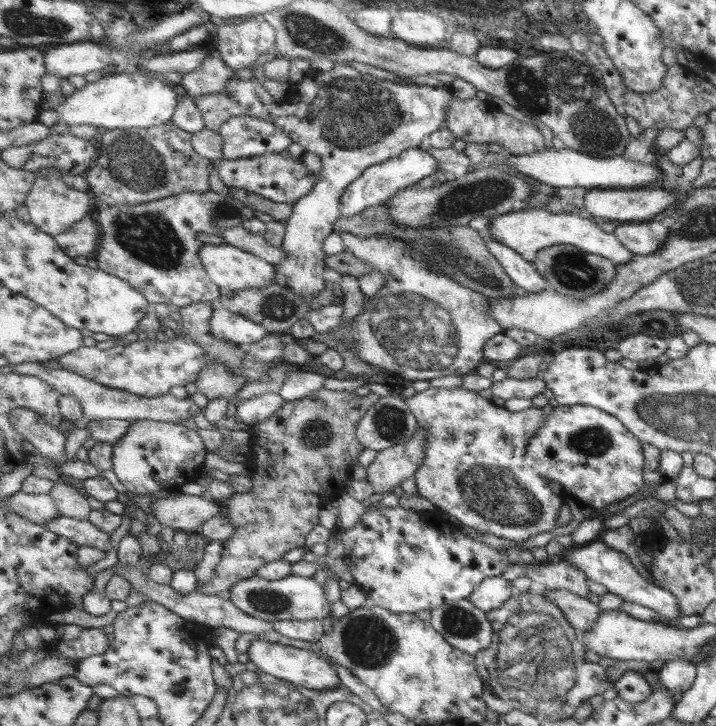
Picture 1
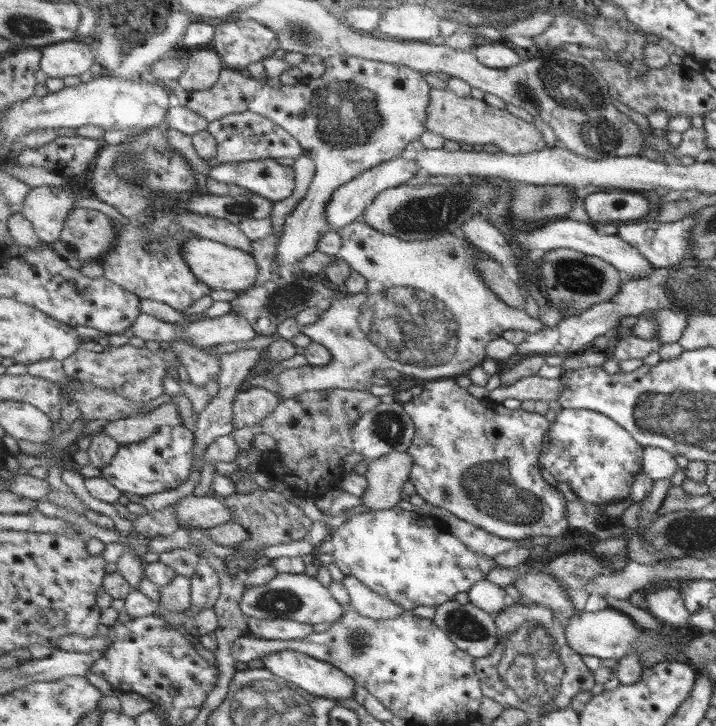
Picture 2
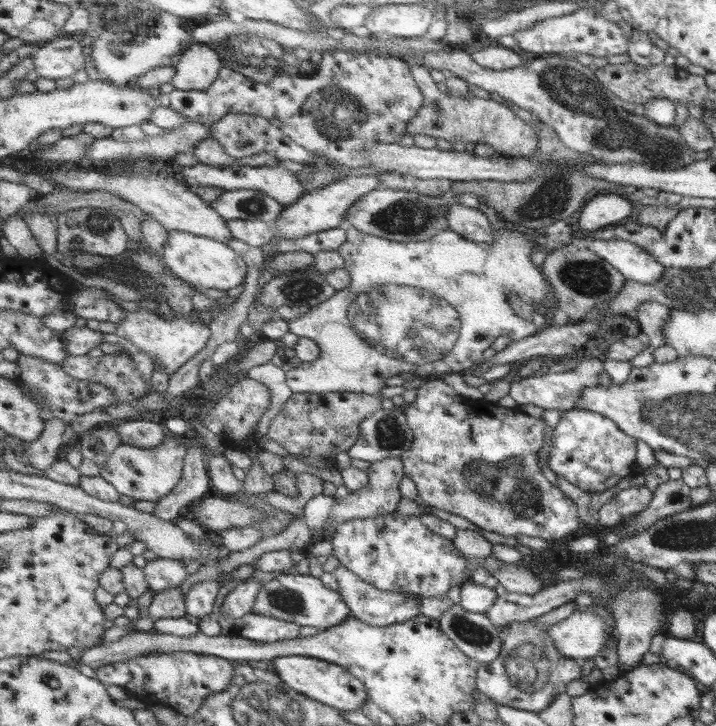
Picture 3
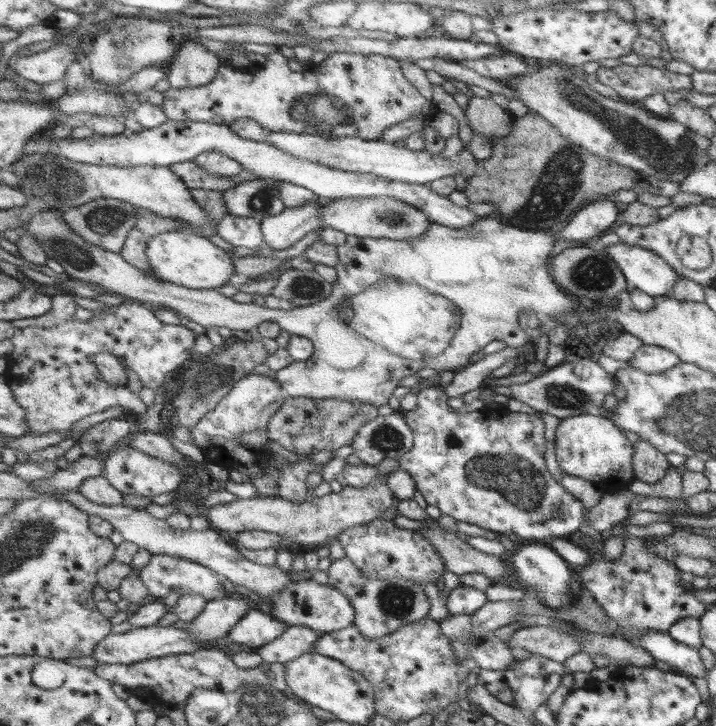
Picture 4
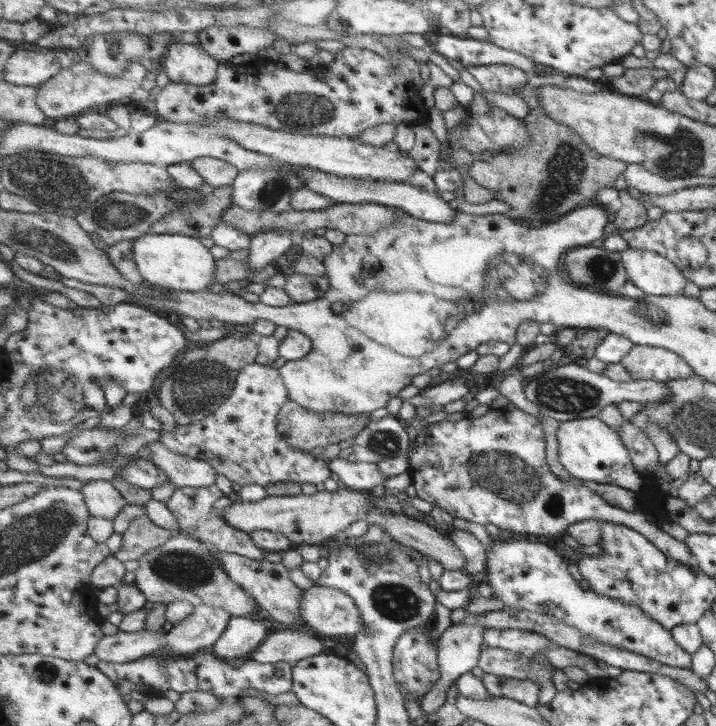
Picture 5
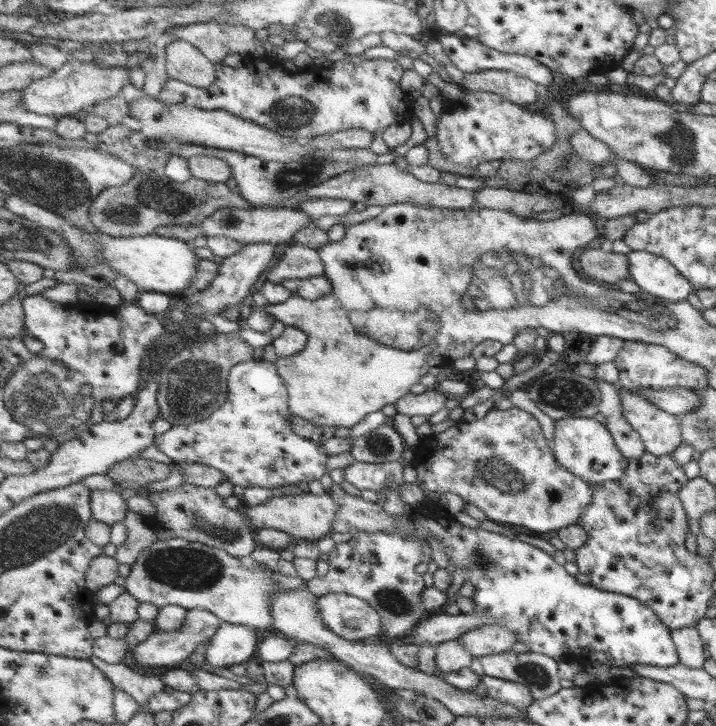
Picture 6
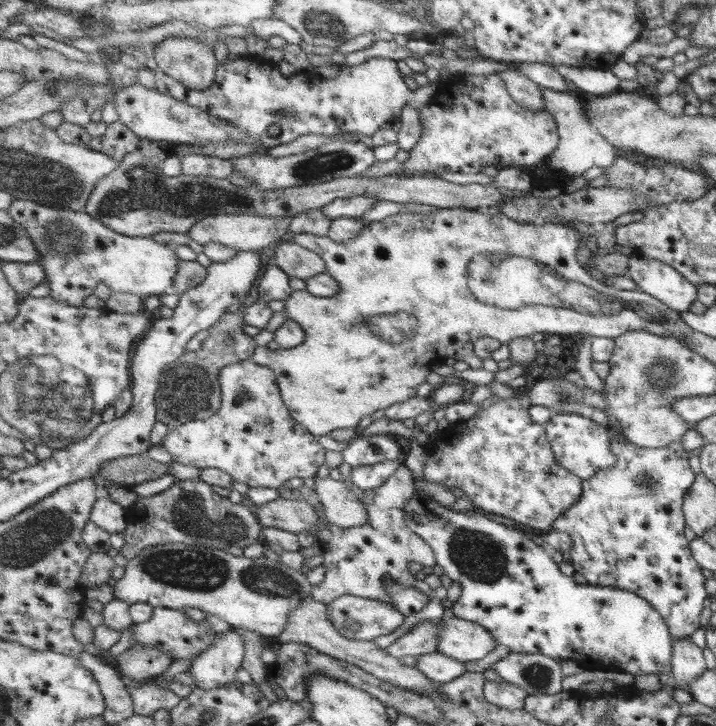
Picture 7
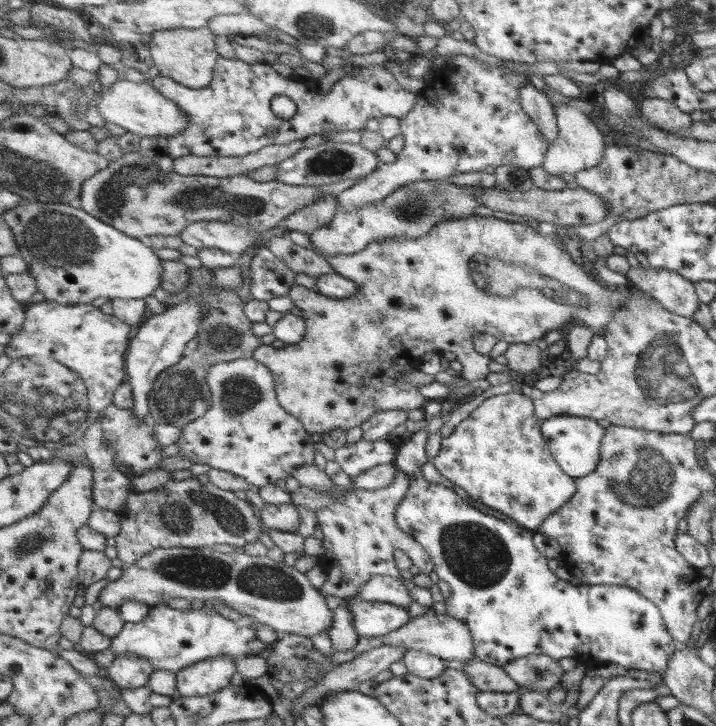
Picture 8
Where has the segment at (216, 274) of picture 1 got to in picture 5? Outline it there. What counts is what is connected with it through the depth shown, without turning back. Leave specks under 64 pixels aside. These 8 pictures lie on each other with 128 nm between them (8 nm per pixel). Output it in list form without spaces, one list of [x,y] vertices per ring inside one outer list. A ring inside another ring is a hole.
[[[145,234],[133,240],[132,252],[137,270],[146,282],[166,290],[199,292],[215,281],[216,259],[199,238],[185,234]]]

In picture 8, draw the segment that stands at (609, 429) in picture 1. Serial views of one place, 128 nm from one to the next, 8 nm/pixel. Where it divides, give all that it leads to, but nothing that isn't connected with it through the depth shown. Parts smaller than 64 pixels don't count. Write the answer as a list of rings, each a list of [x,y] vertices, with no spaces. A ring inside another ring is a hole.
[[[561,414],[545,419],[542,430],[555,460],[567,474],[578,479],[586,477],[598,468],[599,461],[602,460],[603,437],[606,436],[606,428],[597,424],[595,419]]]

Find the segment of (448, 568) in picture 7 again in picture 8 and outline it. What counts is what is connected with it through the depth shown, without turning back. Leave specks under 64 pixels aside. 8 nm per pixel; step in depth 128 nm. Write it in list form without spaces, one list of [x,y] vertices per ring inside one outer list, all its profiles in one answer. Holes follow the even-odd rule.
[[[419,429],[406,436],[404,442],[398,449],[398,457],[393,463],[407,474],[409,480],[411,480],[411,485],[409,485],[409,490],[405,497],[403,497],[401,502],[397,505],[395,518],[401,530],[405,530],[409,536],[413,536],[413,538],[415,538],[415,540],[417,540],[417,542],[429,553],[435,565],[434,571],[436,575],[450,586],[452,596],[445,600],[446,614],[460,619],[461,623],[469,630],[474,648],[477,649],[475,658],[504,668],[507,664],[511,664],[511,662],[519,658],[525,658],[525,656],[530,656],[530,654],[543,653],[556,660],[565,658],[577,659],[579,662],[582,662],[584,667],[589,671],[595,667],[603,667],[607,663],[615,663],[626,670],[647,670],[648,672],[657,672],[663,675],[666,666],[669,664],[671,653],[674,652],[677,645],[666,630],[666,626],[662,622],[662,617],[658,608],[650,602],[650,599],[643,598],[642,595],[638,594],[637,590],[631,589],[631,587],[604,584],[601,584],[601,586],[599,586],[599,584],[597,584],[597,586],[587,584],[573,586],[569,581],[557,578],[554,572],[549,570],[549,566],[547,566],[547,560],[549,558],[545,558],[535,544],[534,536],[536,531],[532,530],[531,532],[531,529],[521,526],[521,524],[517,522],[507,523],[504,519],[485,514],[485,512],[473,508],[467,501],[463,501],[461,496],[457,496],[457,492],[441,484],[425,480],[425,476],[423,476],[423,467],[429,464],[429,454],[427,454],[427,450],[425,450],[425,448],[427,448],[427,436],[428,434],[425,430]]]

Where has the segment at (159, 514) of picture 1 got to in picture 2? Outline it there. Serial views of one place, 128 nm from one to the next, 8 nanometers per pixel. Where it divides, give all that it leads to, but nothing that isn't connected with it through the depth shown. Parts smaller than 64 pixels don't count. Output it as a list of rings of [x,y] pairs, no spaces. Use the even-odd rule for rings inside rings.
[[[187,495],[175,503],[179,524],[185,528],[209,529],[233,521],[234,514],[223,499],[212,495]]]

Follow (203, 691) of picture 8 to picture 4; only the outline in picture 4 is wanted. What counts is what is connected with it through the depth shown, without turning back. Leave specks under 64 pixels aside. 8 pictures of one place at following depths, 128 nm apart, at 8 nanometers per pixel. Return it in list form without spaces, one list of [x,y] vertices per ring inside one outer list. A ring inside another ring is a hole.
[[[251,609],[237,622],[227,638],[233,644],[257,651],[261,646],[281,638],[287,628],[287,624],[277,620],[275,616]]]

